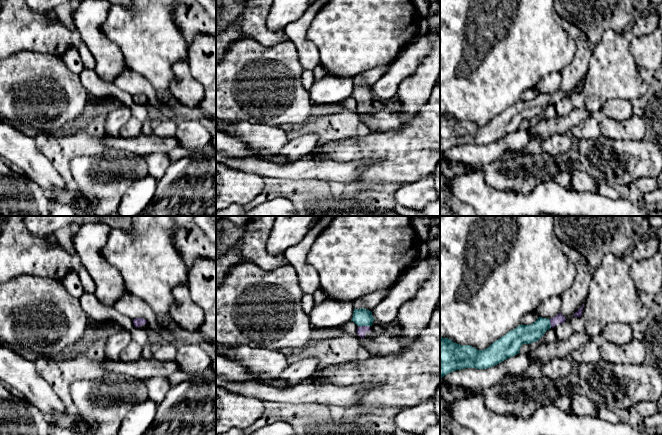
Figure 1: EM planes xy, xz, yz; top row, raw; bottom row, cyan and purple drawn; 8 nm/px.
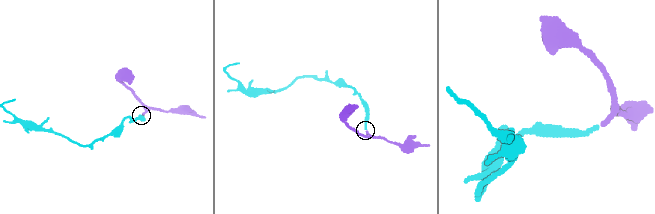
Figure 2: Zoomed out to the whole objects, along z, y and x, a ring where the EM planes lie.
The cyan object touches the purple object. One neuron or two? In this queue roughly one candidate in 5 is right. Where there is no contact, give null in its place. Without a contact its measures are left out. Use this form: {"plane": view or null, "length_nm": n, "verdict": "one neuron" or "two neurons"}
{"plane": "xz", "length_nm": 90, "verdict": "one neuron"}

